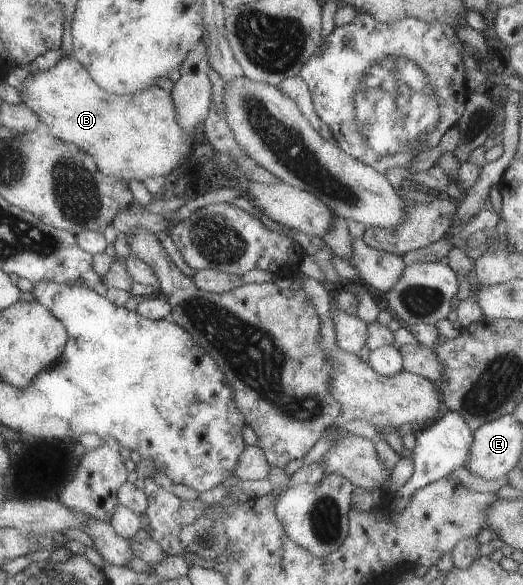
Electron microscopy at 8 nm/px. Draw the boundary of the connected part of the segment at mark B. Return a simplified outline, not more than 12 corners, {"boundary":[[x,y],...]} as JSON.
{"boundary":[[73,57],[20,102],[97,170],[161,177],[191,152],[170,93],[106,93]]}

